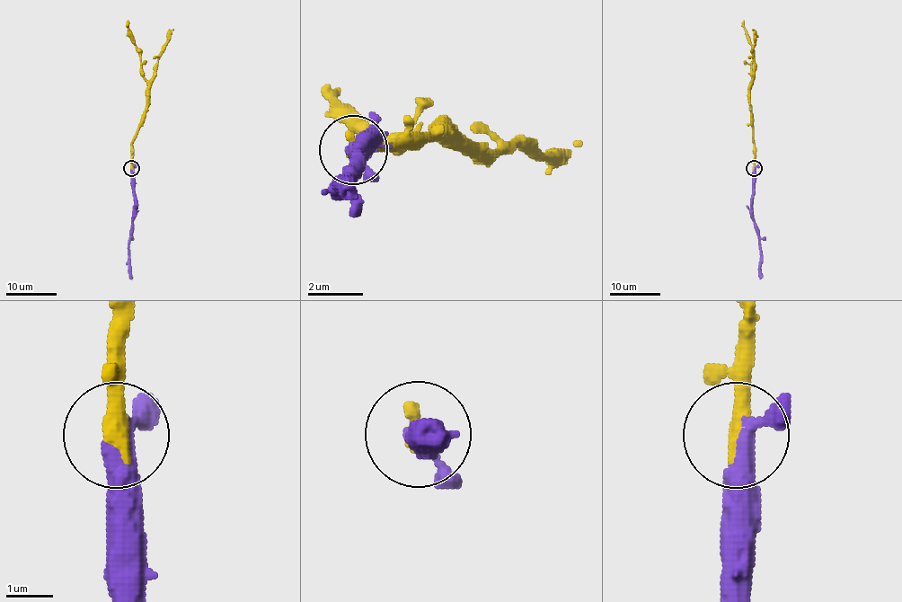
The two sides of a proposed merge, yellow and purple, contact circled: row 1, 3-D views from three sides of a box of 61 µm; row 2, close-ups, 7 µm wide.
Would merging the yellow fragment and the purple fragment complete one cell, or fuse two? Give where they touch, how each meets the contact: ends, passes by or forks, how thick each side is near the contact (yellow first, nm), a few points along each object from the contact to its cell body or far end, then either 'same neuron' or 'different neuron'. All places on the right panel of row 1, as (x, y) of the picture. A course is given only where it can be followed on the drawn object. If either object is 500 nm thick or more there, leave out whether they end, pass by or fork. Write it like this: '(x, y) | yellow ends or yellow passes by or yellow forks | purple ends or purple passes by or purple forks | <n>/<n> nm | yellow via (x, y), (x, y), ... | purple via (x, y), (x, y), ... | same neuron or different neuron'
(754, 168) | yellow ends | purple passes by | 420/400 nm | yellow via (754, 168), (755, 144), (750, 104), (752, 49), (744, 21) | purple via (754, 168), (752, 220), (759, 239), (760, 279) | same neuron

